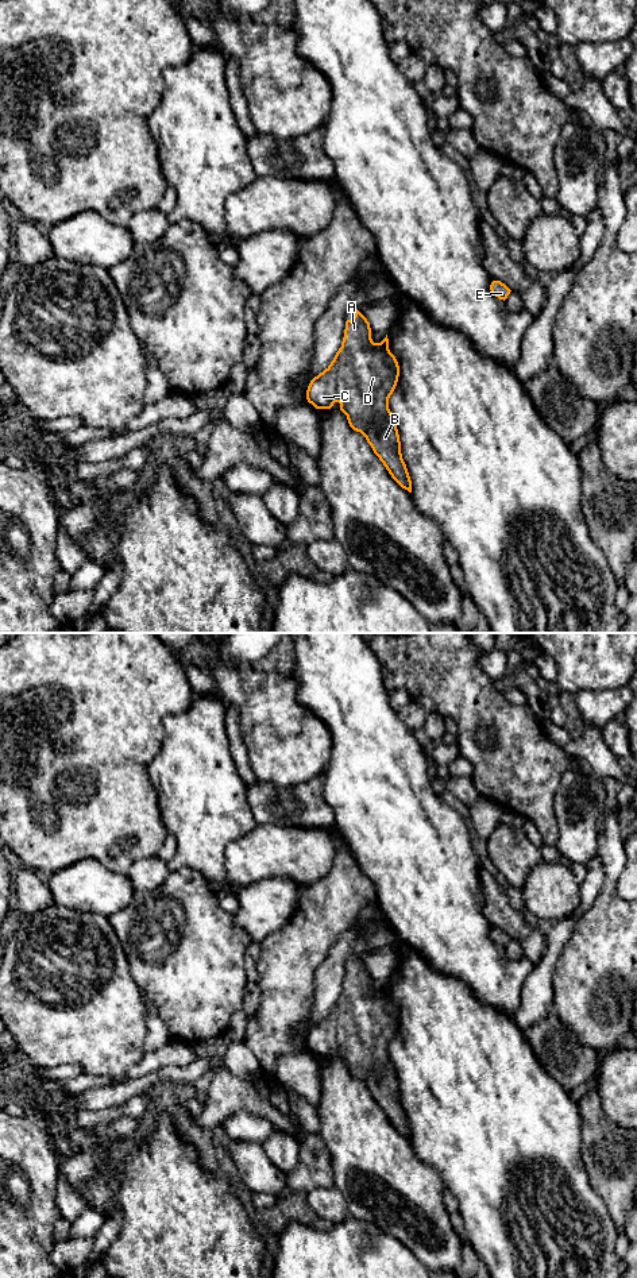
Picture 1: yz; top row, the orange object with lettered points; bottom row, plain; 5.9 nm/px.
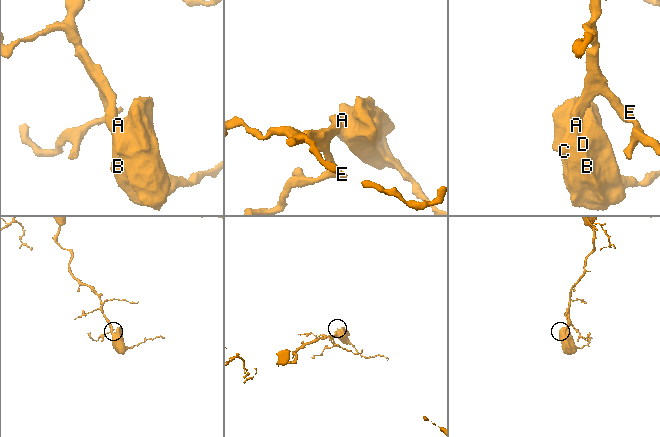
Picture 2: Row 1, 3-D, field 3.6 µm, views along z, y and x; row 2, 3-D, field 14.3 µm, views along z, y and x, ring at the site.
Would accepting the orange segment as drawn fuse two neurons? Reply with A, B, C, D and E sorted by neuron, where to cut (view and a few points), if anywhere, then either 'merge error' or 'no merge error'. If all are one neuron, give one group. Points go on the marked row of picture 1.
groups A B C D E; cut none; no merge error

